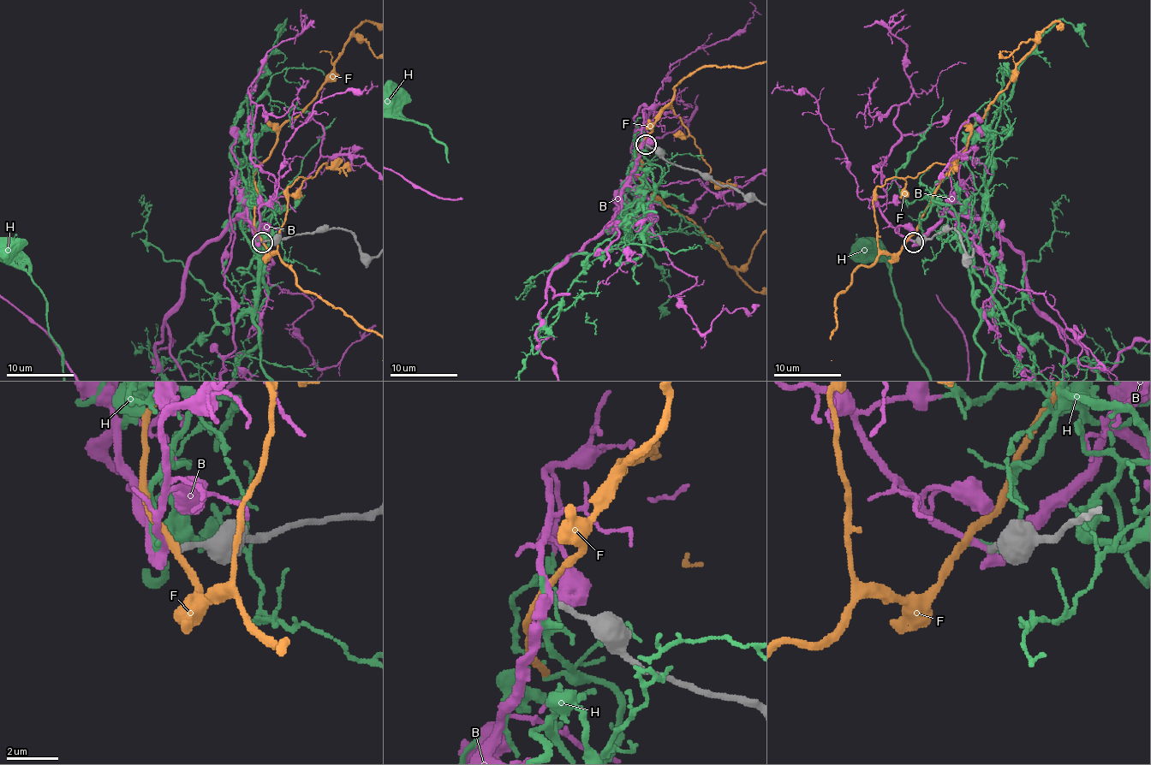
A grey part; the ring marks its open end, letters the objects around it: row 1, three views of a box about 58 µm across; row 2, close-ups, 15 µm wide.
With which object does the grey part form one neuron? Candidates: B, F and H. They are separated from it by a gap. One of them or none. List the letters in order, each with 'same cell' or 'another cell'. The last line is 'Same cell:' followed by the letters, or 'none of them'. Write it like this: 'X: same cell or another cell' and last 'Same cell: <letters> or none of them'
B: another cell
F: another cell
H: another cell
Same cell: none of them

